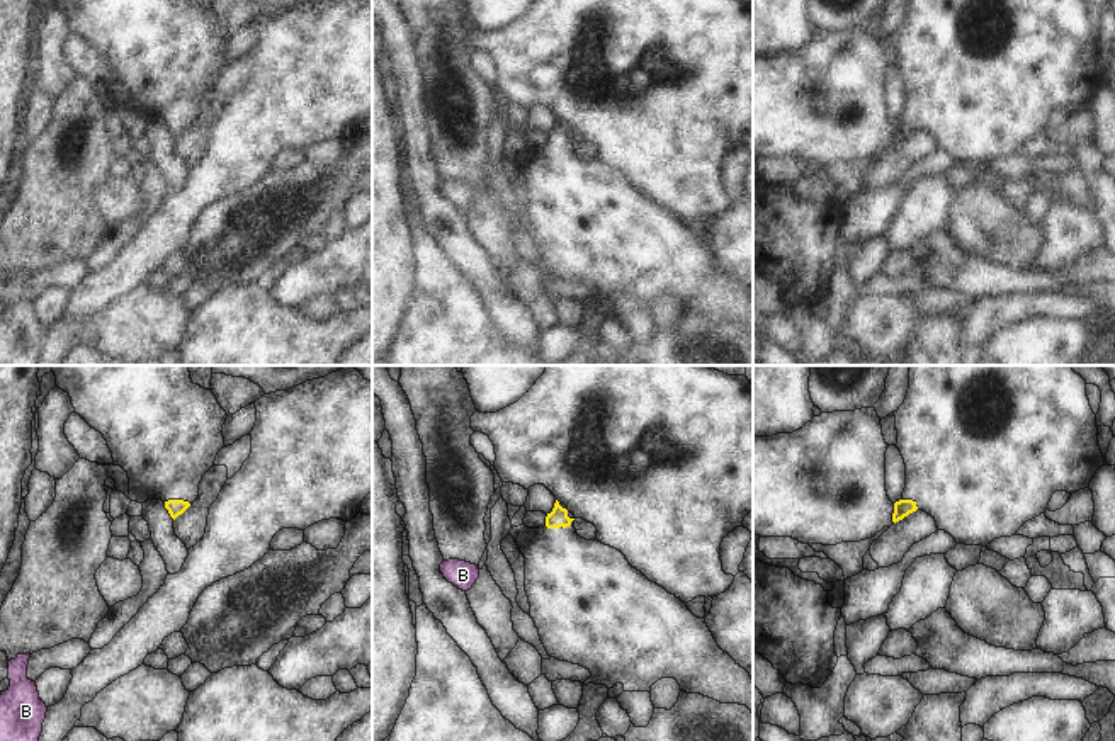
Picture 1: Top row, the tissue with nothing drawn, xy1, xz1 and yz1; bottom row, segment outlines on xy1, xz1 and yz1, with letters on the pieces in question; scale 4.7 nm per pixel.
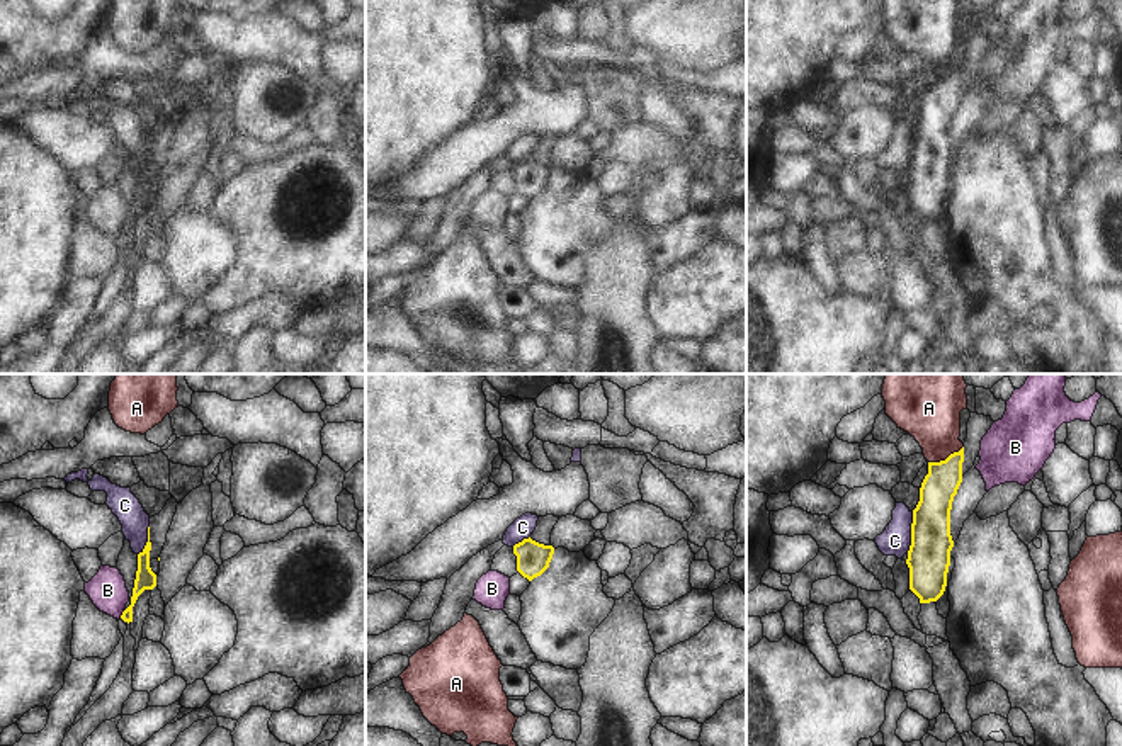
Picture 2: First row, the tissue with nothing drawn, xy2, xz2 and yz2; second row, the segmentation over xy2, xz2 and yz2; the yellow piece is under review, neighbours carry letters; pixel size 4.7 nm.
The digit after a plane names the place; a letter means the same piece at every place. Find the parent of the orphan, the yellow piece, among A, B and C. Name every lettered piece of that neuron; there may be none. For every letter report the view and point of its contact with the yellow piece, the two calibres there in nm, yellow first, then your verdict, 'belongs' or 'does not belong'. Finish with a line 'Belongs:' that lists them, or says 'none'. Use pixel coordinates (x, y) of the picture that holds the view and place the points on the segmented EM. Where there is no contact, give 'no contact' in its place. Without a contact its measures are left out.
A: meets yellow in yz2 at (947, 457); 170 nm thick on the yellow side, 300 nm on the other; does not belong
B: meets yellow in xy2 at (123, 614); 100 nm thick on the yellow side, 180 nm on the other; does not belong
C: meets yellow in yz2 at (912, 532); 200 nm thick on the yellow side, 140 nm on the other; does not belong
Belongs: none

